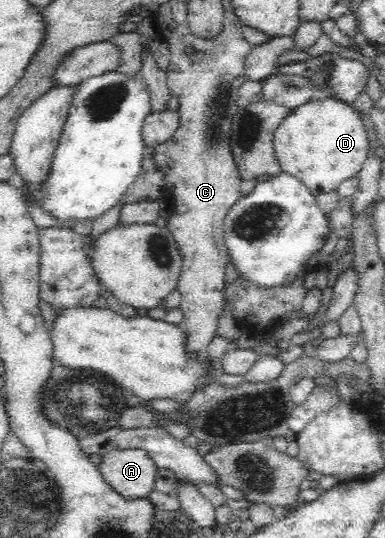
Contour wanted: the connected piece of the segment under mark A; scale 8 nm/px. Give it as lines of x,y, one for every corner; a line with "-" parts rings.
144,449
110,450
102,455
99,470
108,485
126,499
148,499
158,466

